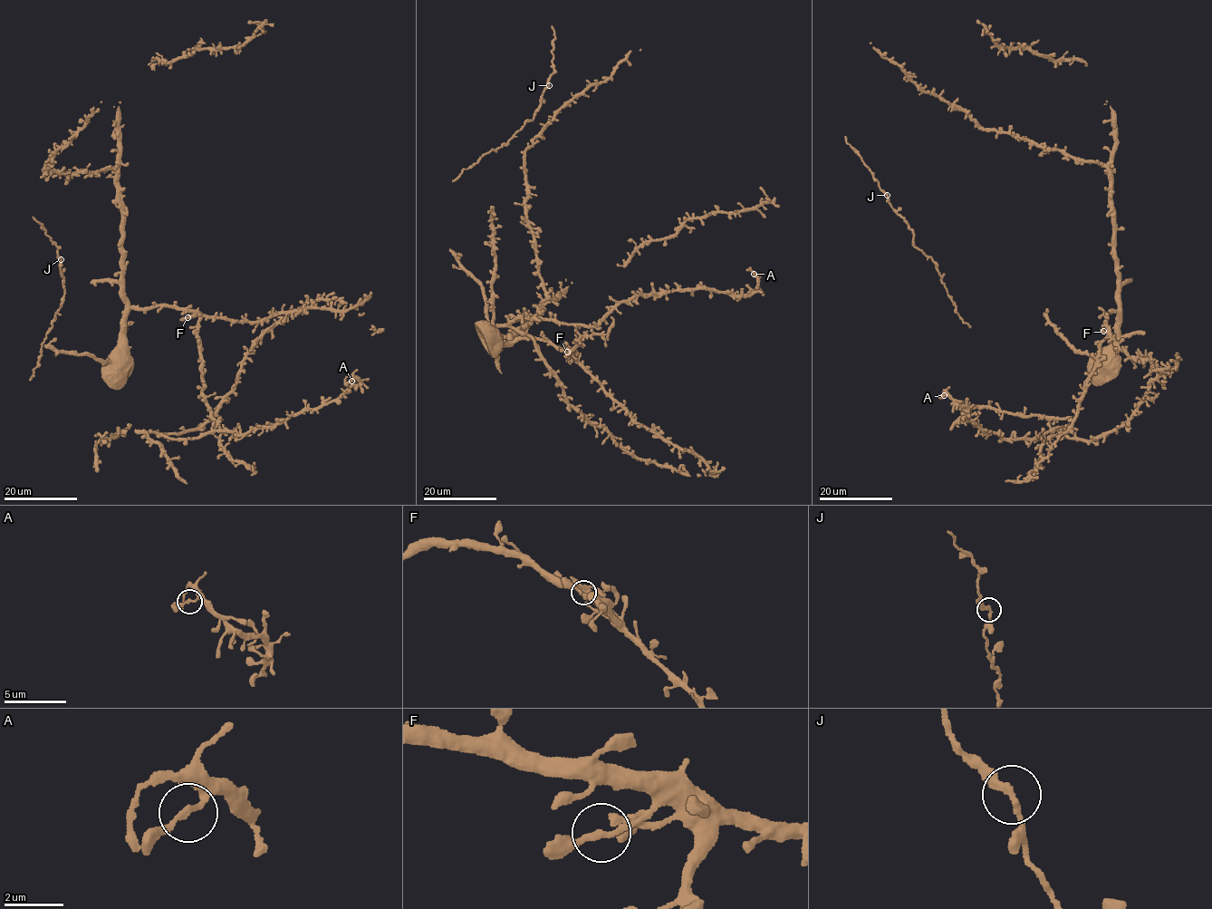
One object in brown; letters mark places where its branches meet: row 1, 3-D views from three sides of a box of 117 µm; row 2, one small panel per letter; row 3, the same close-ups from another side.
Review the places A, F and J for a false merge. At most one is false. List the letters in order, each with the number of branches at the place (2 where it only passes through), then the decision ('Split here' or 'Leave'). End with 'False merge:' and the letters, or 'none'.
A: Branches: 2. Leave
F: Branches: 2. Leave
J: Branches: 2. Leave
False merge: none

